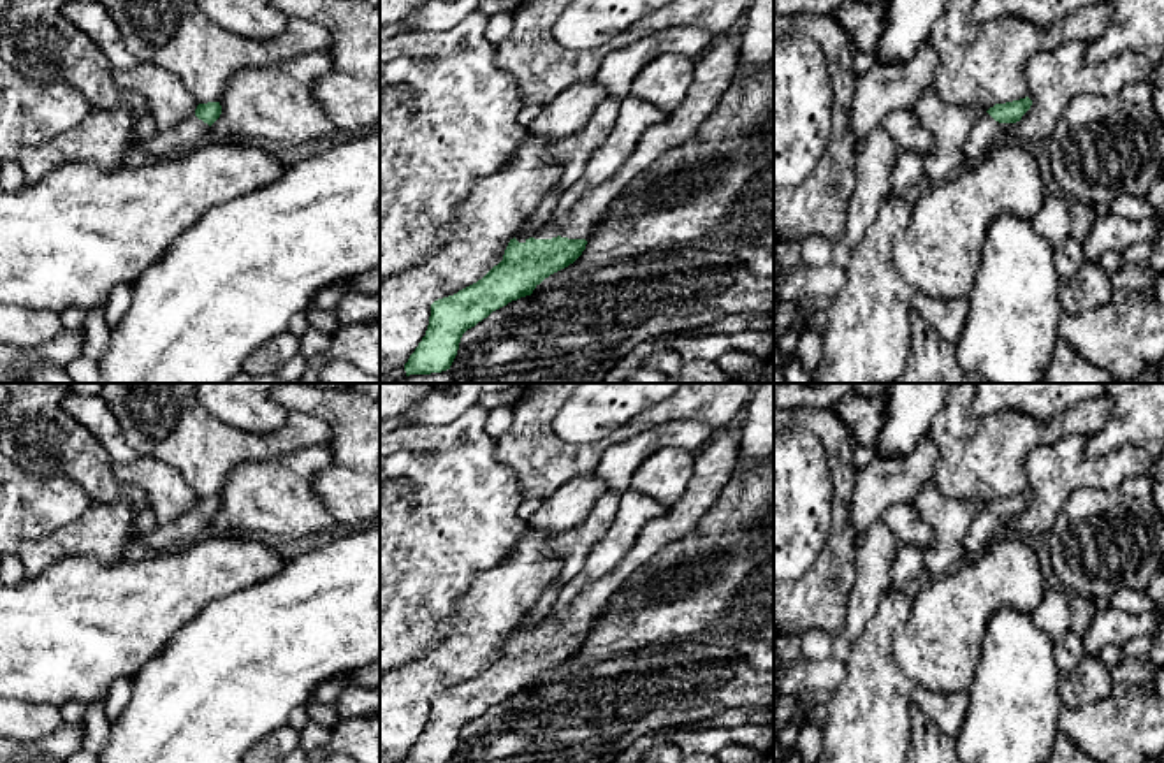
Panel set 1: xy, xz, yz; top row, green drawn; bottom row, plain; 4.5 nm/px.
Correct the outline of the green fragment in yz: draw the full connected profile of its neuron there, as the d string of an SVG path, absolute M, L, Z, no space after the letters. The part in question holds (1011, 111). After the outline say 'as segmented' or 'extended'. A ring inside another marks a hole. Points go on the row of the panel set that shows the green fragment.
M1029 97L995 104L972 125L964 153L967 164L981 162L999 142L1009 139L1009 125L1022 120L1030 109L1032 100Z | extended

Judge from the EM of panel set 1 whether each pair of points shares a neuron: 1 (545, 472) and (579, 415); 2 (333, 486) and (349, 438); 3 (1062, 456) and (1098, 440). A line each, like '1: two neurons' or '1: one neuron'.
1: two neurons
2: one neuron
3: two neurons

